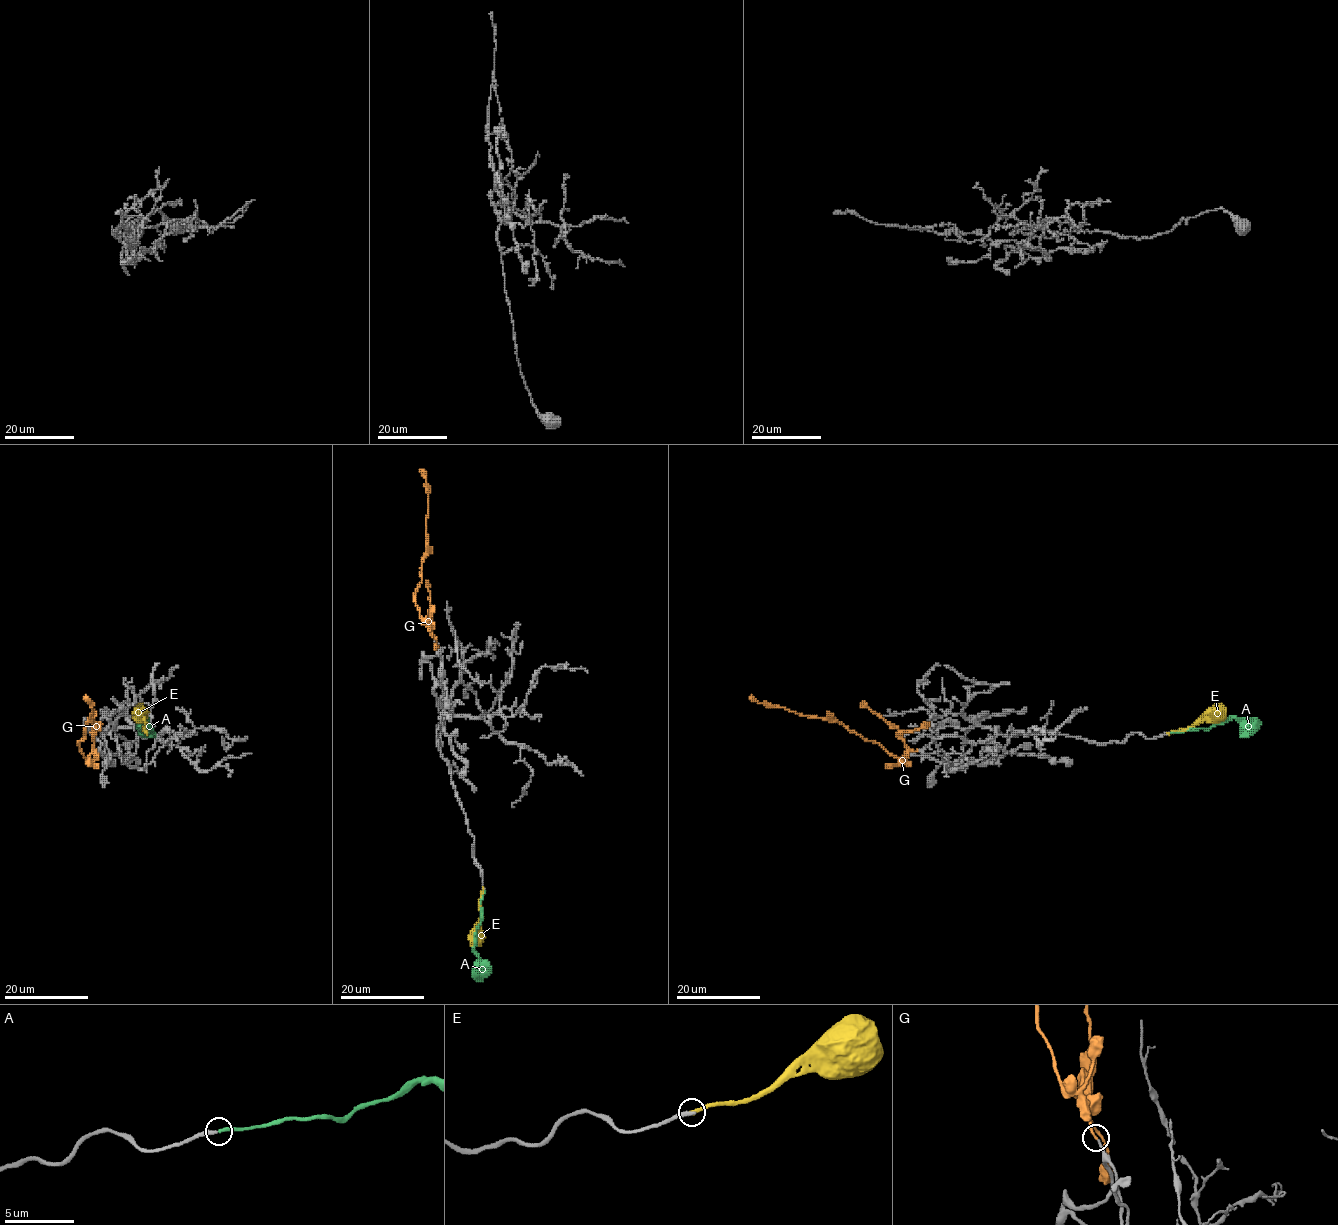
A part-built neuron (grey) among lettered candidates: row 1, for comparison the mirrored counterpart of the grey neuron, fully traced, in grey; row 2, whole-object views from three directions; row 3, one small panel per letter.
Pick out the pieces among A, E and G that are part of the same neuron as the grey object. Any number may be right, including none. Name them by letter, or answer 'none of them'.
A, G

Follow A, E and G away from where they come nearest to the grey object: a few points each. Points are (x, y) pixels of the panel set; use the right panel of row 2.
A: (1170, 733), (1208, 729), (1229, 718), (1241, 720), (1256, 730)
E: (1168, 733), (1186, 730), (1203, 721), (1214, 710), (1225, 710)
G: (916, 751), (908, 750), (899, 758), (837, 721), (807, 717), (753, 700), (749, 696)

